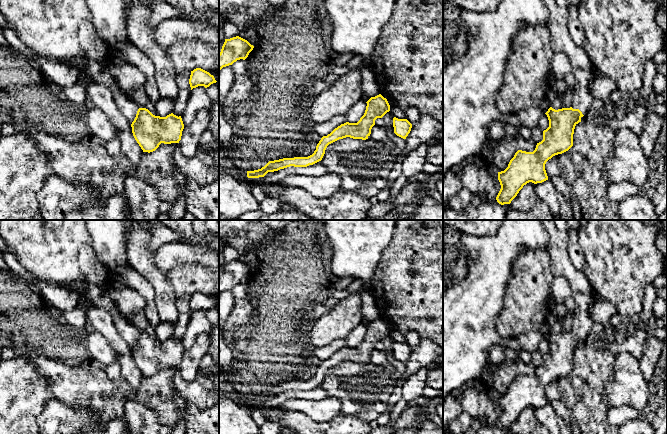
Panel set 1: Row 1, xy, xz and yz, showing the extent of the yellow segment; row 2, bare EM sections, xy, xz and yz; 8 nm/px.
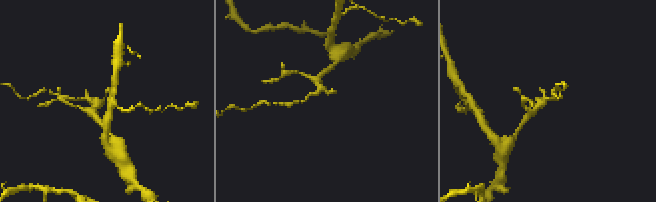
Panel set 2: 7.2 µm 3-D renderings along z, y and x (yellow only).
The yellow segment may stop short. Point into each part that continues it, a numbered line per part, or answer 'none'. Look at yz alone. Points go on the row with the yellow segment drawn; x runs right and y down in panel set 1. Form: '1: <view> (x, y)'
1: yz (583, 98)

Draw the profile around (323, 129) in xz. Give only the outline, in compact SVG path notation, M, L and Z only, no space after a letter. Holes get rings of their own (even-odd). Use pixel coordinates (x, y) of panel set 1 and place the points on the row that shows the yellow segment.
M337 115L332 117L326 122L323 123L314 123L315 132L321 137L327 136L330 134L335 128L348 122L346 115Z

